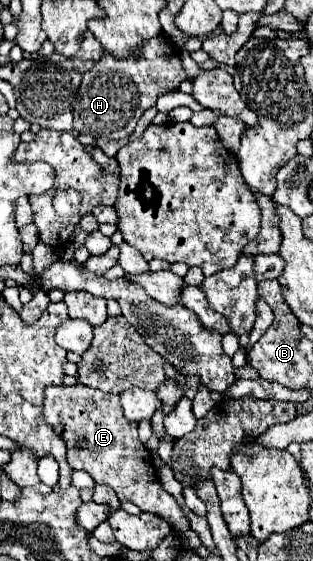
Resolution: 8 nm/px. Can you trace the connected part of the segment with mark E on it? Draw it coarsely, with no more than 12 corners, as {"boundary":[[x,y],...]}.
{"boundary":[[50,386],[44,418],[70,468],[120,502],[190,520],[162,488],[118,396]]}

